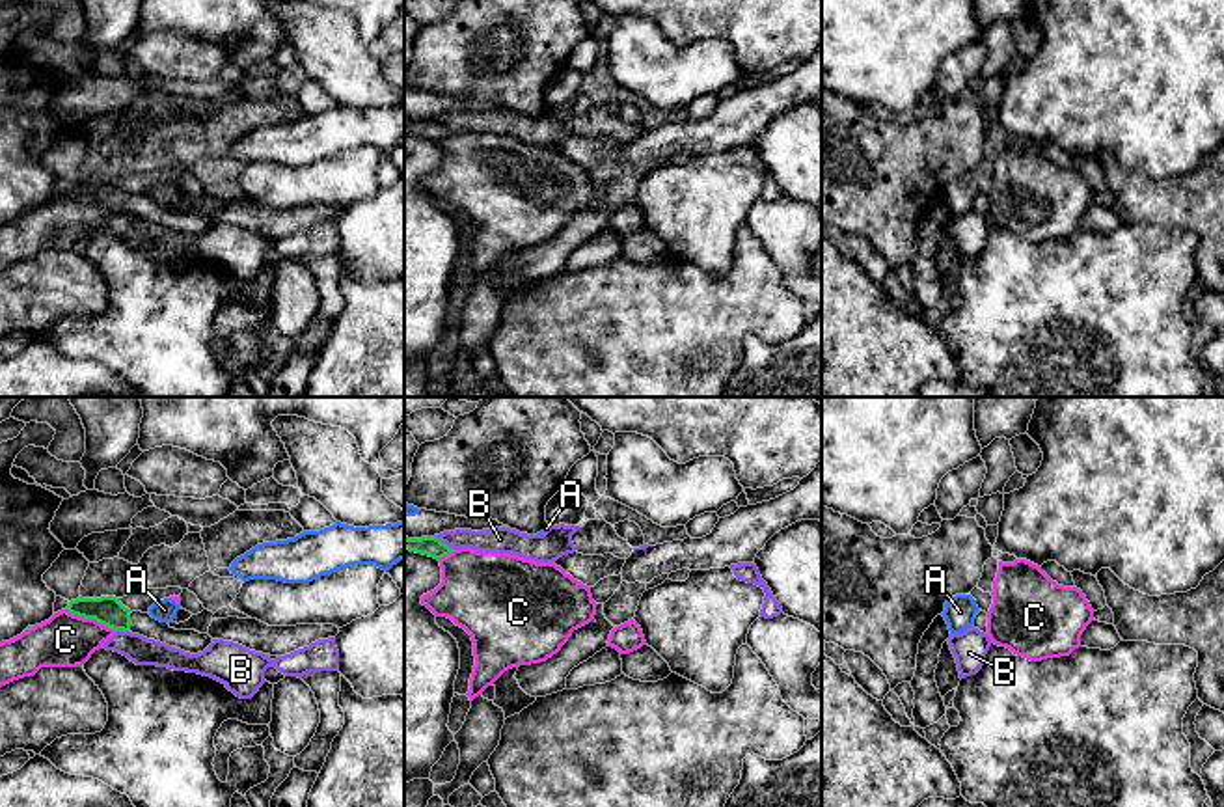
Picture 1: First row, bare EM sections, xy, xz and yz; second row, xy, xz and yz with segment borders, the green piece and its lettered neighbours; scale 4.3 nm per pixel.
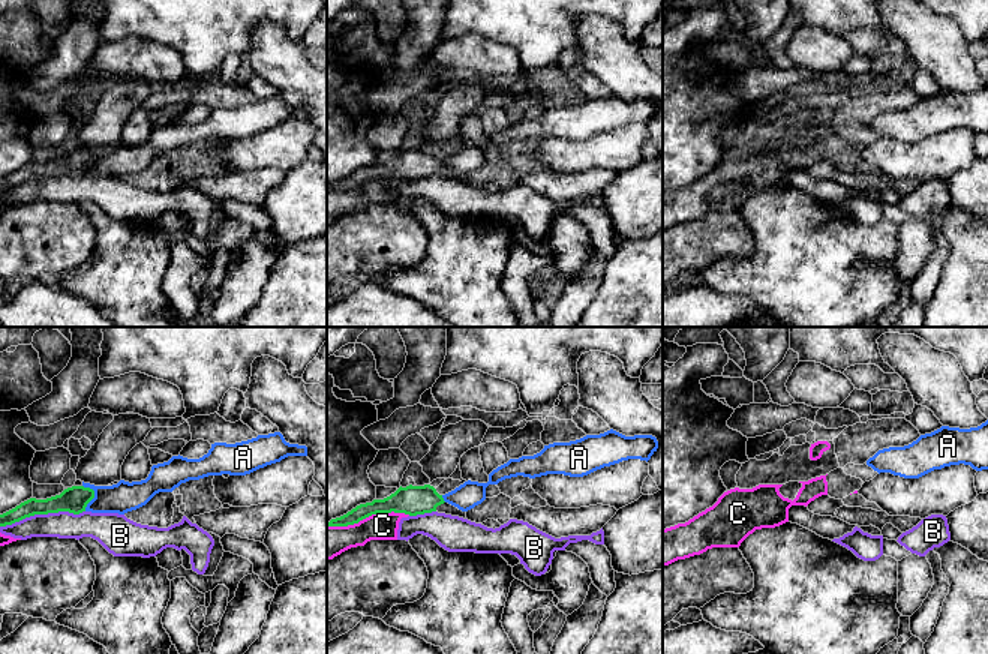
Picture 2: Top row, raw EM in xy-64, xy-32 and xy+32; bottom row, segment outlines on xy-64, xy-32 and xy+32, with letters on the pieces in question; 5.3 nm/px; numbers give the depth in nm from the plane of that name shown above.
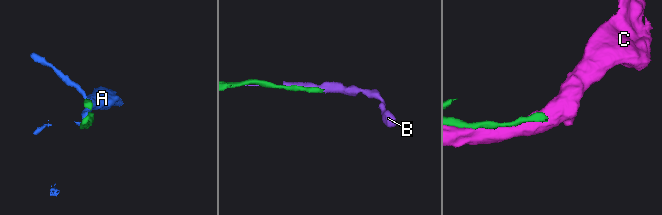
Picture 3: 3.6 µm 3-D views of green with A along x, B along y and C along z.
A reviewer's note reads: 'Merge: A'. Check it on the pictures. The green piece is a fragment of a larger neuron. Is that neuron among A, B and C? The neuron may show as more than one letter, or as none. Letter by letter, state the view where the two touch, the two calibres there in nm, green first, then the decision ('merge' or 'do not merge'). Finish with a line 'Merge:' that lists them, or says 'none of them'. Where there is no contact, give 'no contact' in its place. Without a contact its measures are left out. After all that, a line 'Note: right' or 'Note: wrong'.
A: meets green in yz; 20 nm thick on the green side, 140 nm on the other; do not merge
B: meets green in xz; 90 nm thick on the green side, 110 nm on the other; do not merge
C: meets green in xy; 130 nm thick on the green side, 240 nm on the other; do not merge
Merge: none of them
Note: wrong

